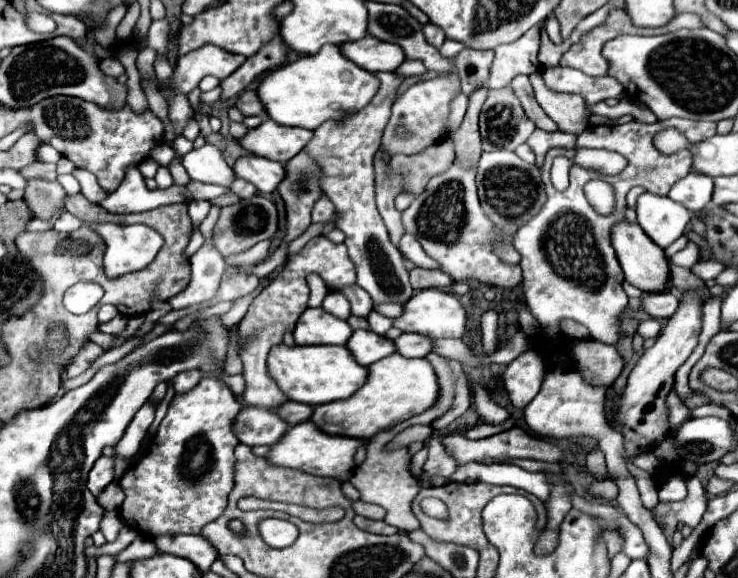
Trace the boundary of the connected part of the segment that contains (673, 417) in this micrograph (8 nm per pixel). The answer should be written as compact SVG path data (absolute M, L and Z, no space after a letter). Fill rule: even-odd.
M671 392L669 400L671 400L669 402L669 420L671 420L671 426L677 426L679 422L689 418L689 410L683 404L683 400L677 396L677 392Z

